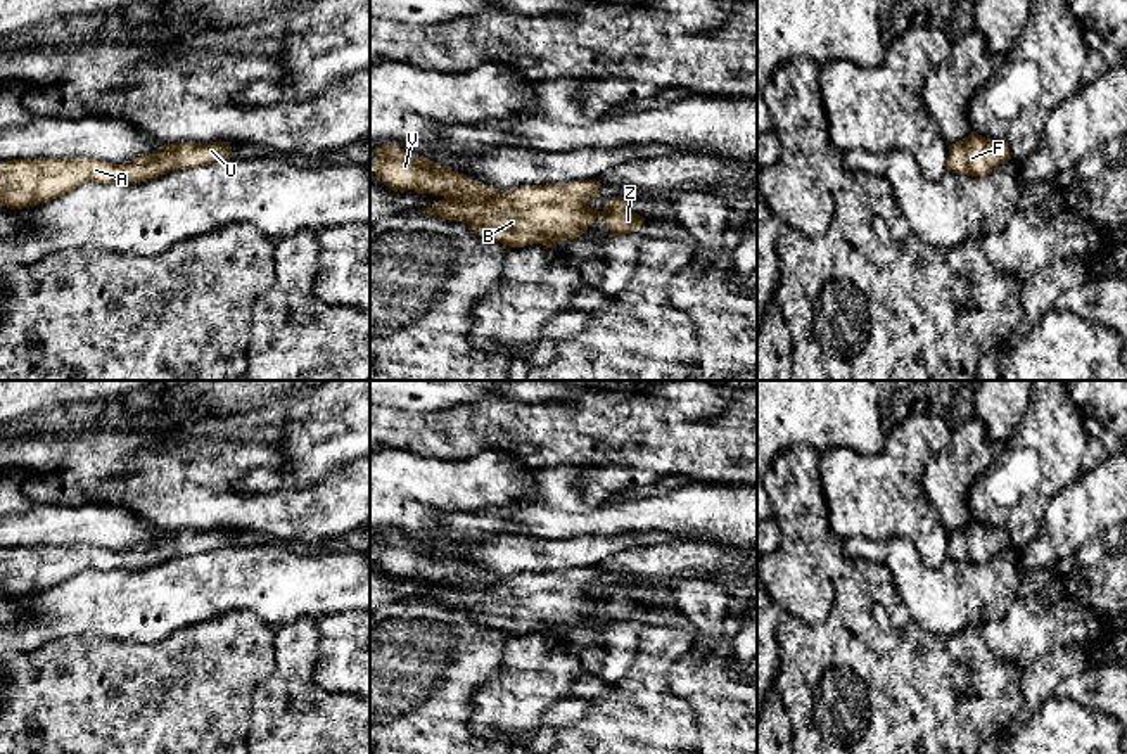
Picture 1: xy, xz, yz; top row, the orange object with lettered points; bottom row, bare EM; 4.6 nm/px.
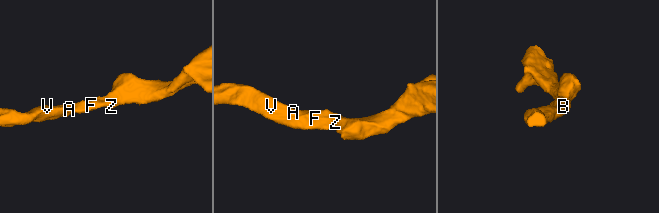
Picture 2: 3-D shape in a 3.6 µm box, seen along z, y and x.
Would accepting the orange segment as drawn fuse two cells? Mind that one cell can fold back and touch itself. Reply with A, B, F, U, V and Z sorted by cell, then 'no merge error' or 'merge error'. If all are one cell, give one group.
groups A B F U V Z; no merge error

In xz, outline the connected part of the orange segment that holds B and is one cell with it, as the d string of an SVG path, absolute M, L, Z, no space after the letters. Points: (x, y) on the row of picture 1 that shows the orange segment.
M396 144L377 149L373 173L392 190L444 197L417 213L463 221L482 239L508 247L551 247L557 240L581 237L596 218L608 225L608 237L634 233L645 221L631 209L629 197L608 197L603 211L589 208L586 201L602 192L596 180L498 190L441 163L411 156Z

